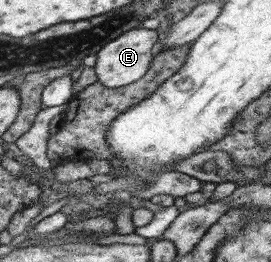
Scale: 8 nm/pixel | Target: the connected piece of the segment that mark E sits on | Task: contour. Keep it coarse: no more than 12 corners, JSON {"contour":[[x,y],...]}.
{"contour":[[126,30],[96,52],[97,82],[119,88],[149,69],[157,32]]}

